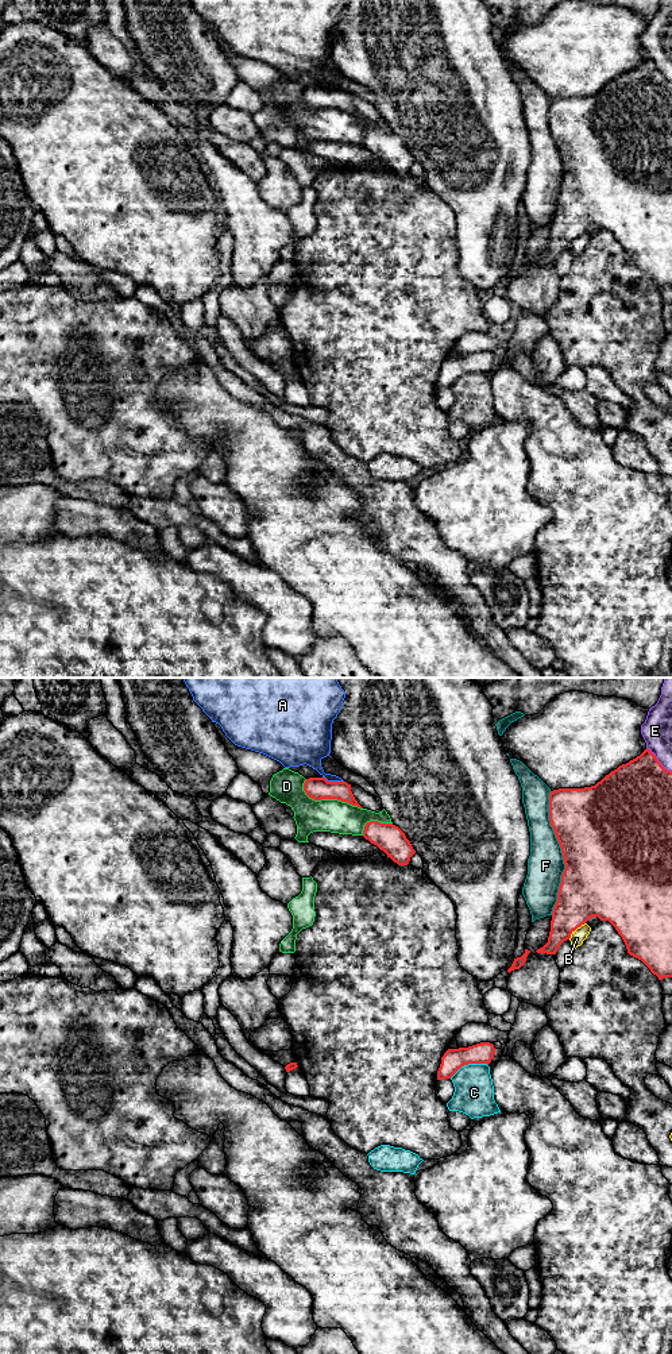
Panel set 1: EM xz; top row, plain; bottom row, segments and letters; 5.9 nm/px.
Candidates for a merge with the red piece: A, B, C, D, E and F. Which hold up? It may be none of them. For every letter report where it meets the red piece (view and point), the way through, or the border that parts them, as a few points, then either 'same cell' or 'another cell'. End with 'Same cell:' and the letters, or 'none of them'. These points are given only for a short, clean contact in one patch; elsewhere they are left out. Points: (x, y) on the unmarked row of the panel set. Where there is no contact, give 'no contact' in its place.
A: meets red in xz at (333, 91); another cell
B: meets red in xz at (575, 238); another cell
C: meets red in xz at (468, 371); another cell
D: meets red in xz at (329, 107); another cell
E: meets red in xz at (657, 69); another cell
F: meets red in xz at (562, 161); another cell
Same cell: none of them

